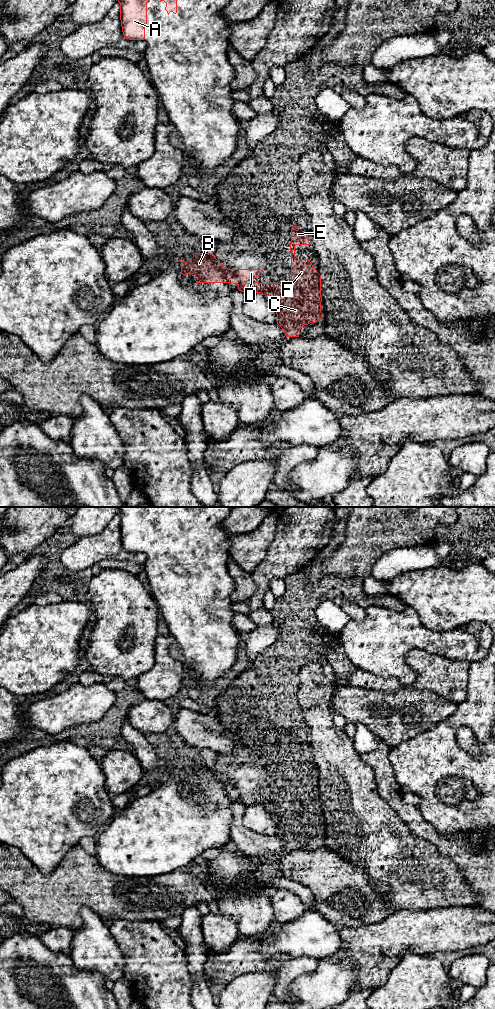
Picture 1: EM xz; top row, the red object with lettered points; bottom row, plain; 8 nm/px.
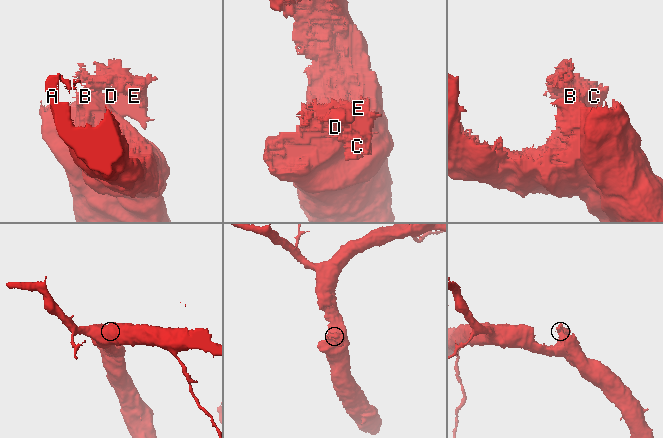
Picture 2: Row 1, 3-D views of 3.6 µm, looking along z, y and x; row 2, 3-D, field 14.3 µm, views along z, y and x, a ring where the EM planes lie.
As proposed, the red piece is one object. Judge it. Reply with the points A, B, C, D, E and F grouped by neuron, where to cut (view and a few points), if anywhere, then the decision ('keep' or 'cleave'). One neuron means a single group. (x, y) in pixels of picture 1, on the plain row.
groups A B / C D E F; cut xz (222, 776), (228, 786), (234, 786), (240, 792), (238, 796); cleave

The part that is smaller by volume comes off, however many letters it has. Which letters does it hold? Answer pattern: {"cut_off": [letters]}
{"cut_off": ["C", "D", "E", "F"]}

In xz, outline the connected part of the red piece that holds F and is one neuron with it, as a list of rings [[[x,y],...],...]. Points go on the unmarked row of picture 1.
[[[298,738],[291,741],[291,794],[290,795],[249,795],[249,801],[245,803],[245,796],[250,791],[257,788],[263,788],[264,783],[261,781],[228,781],[224,776],[228,787],[236,787],[241,794],[238,801],[246,806],[261,805],[263,806],[277,826],[277,836],[284,842],[286,849],[299,849],[300,841],[304,837],[316,835],[324,829],[321,824],[321,787],[313,779],[310,772],[302,771],[298,773],[295,770],[296,757],[310,757],[308,747]]]

